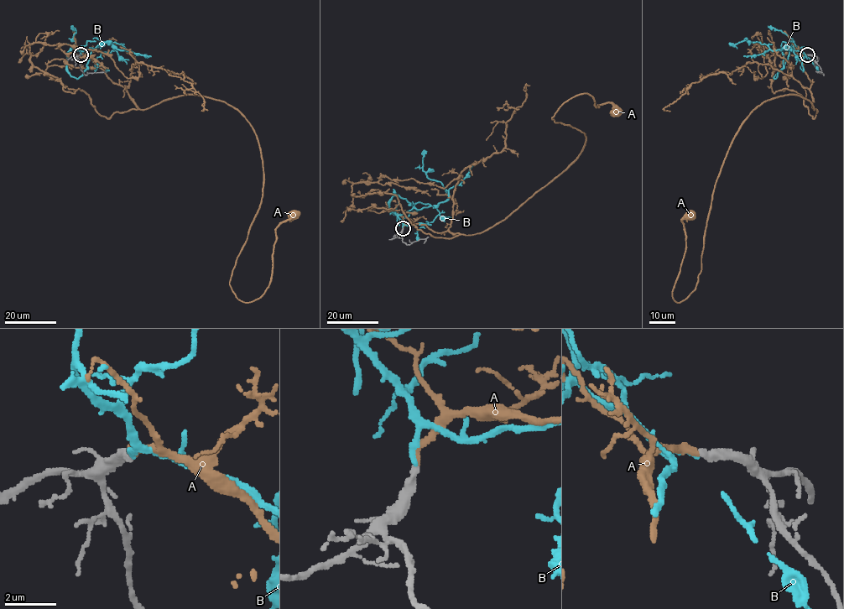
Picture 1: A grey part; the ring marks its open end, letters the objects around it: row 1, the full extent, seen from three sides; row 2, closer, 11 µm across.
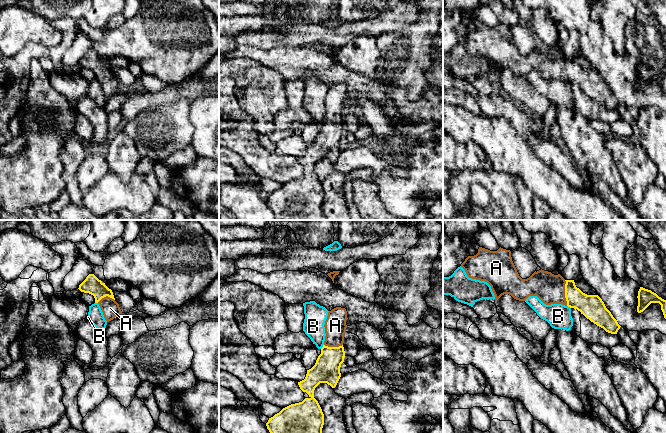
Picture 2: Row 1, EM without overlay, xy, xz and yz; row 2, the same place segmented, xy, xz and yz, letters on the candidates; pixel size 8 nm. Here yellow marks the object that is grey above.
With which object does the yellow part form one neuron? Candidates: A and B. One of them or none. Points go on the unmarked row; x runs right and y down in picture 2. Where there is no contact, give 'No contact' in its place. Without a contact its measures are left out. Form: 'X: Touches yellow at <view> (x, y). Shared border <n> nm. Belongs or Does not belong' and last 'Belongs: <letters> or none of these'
A: Touches yellow at yz (565, 69). Shared border 200 nm. Belongs
B: Touches yellow at xz (323, 122). Shared border 50 nm. Does not belong
Belongs: A

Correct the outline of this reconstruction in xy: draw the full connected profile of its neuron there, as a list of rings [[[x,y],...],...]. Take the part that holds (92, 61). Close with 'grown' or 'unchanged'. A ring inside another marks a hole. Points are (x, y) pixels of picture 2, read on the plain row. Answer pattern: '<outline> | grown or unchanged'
[[[89,50],[79,61],[78,65],[81,68],[89,69],[94,72],[95,79],[99,80],[107,98],[113,96],[122,89],[119,80],[115,77],[112,66],[94,50]]] | grown

